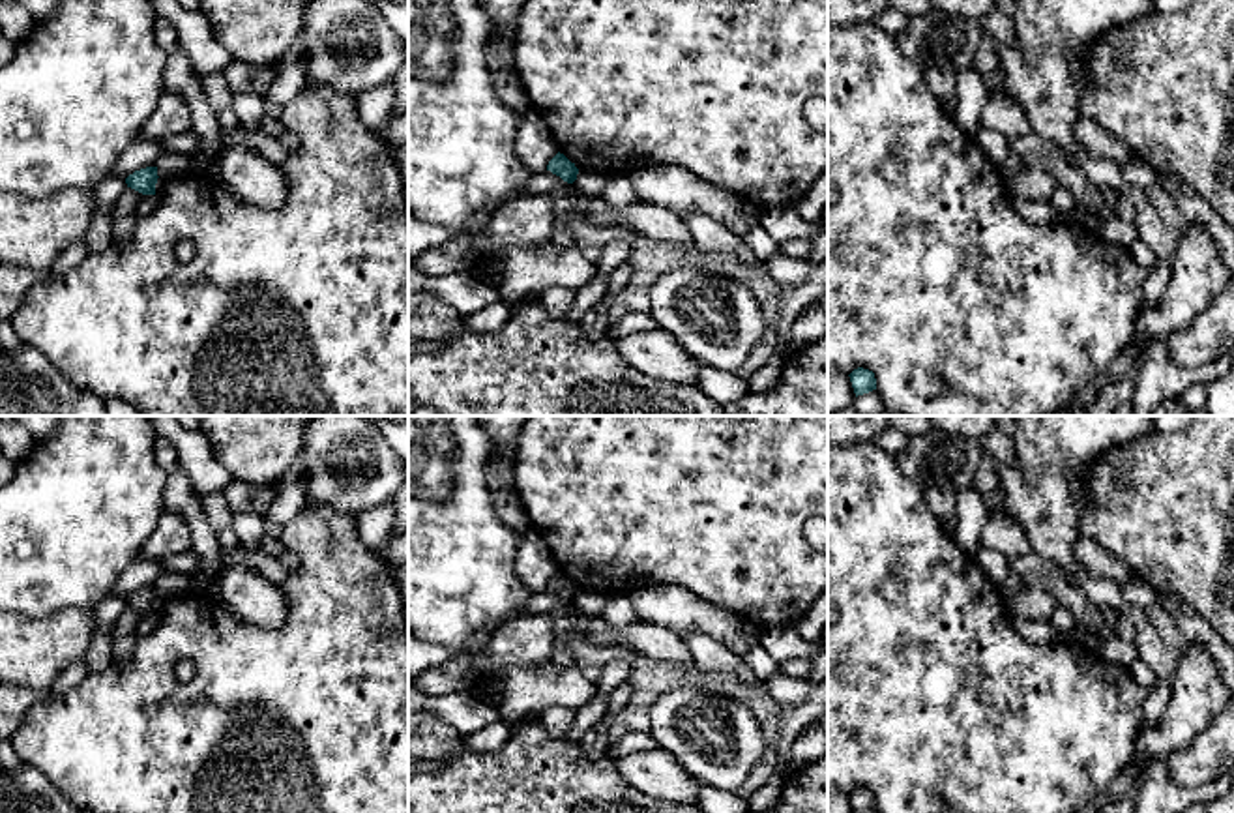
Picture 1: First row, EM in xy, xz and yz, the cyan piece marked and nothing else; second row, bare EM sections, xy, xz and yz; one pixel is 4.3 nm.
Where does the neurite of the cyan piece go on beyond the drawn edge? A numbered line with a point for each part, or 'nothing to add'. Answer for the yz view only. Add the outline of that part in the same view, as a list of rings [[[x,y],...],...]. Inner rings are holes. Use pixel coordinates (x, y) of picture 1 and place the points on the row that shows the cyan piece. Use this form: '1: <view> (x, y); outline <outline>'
nothing to add

